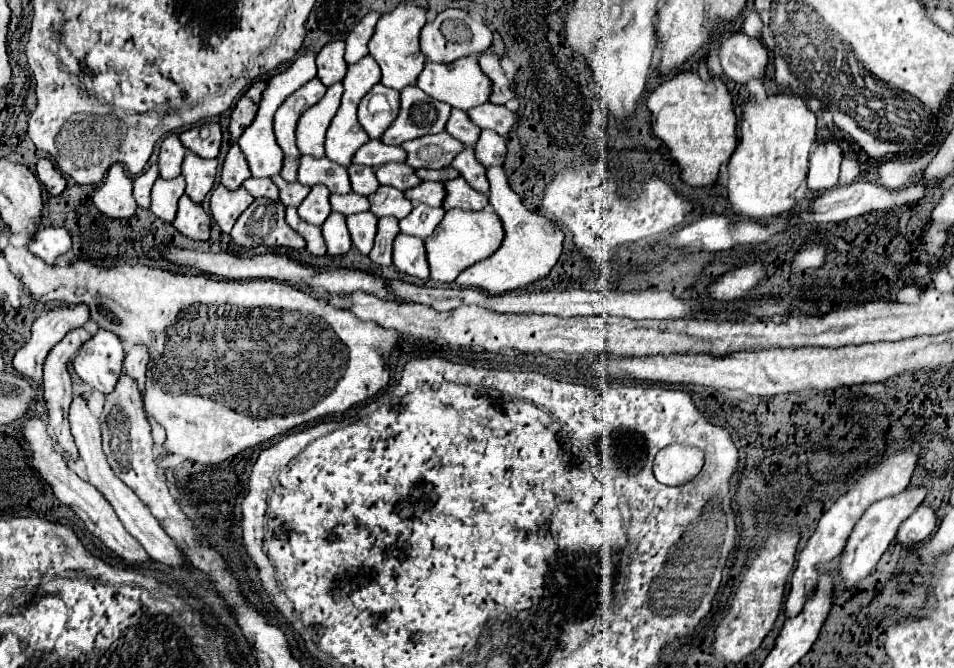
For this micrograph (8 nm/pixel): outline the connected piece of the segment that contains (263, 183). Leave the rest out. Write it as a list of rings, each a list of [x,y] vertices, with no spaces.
[[[249,178],[243,182],[243,188],[247,192],[251,192],[251,196],[259,198],[271,198],[271,200],[279,200],[279,188],[271,182],[271,178]]]

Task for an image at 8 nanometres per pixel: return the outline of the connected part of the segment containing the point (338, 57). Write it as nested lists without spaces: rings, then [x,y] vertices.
[[[331,42],[317,54],[317,78],[325,86],[341,82],[347,72],[347,62],[343,58],[345,42]]]

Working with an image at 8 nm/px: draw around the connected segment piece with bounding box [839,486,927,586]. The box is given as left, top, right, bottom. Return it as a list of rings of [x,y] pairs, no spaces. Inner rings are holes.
[[[909,486],[905,492],[899,492],[897,496],[887,496],[883,500],[879,500],[877,504],[871,504],[871,508],[865,510],[865,514],[861,516],[861,520],[857,522],[857,526],[853,528],[853,532],[847,540],[843,562],[841,562],[841,572],[839,574],[841,574],[841,578],[845,580],[847,586],[855,586],[865,576],[869,576],[869,572],[879,562],[881,554],[887,550],[891,540],[897,536],[897,530],[899,530],[901,522],[925,500],[925,494],[927,494],[927,488]]]

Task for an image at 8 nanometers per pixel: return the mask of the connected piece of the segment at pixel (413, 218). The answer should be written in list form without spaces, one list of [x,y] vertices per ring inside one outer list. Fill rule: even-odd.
[[[419,204],[411,210],[411,214],[407,214],[405,218],[399,220],[399,228],[403,234],[411,234],[411,236],[425,240],[427,236],[433,234],[433,230],[441,222],[443,214],[445,214],[443,208],[431,208],[427,204]]]

